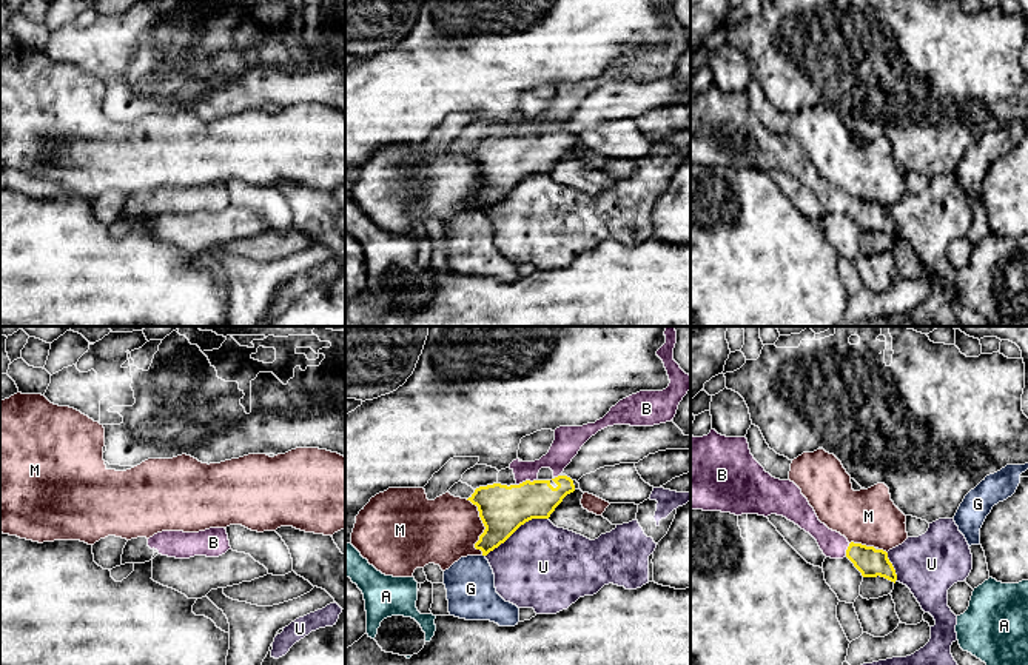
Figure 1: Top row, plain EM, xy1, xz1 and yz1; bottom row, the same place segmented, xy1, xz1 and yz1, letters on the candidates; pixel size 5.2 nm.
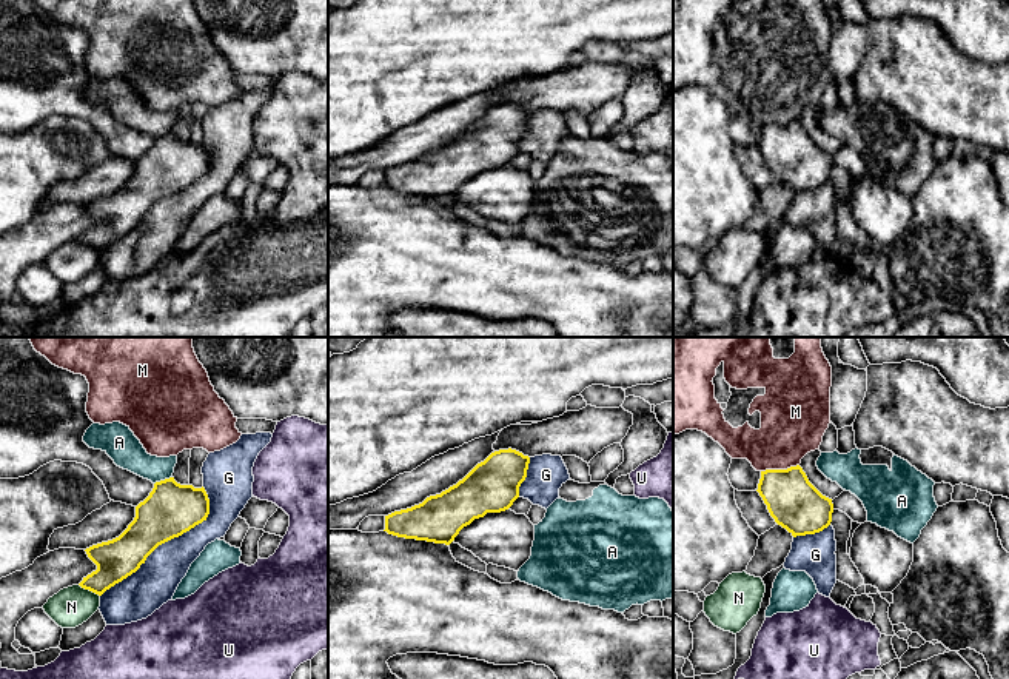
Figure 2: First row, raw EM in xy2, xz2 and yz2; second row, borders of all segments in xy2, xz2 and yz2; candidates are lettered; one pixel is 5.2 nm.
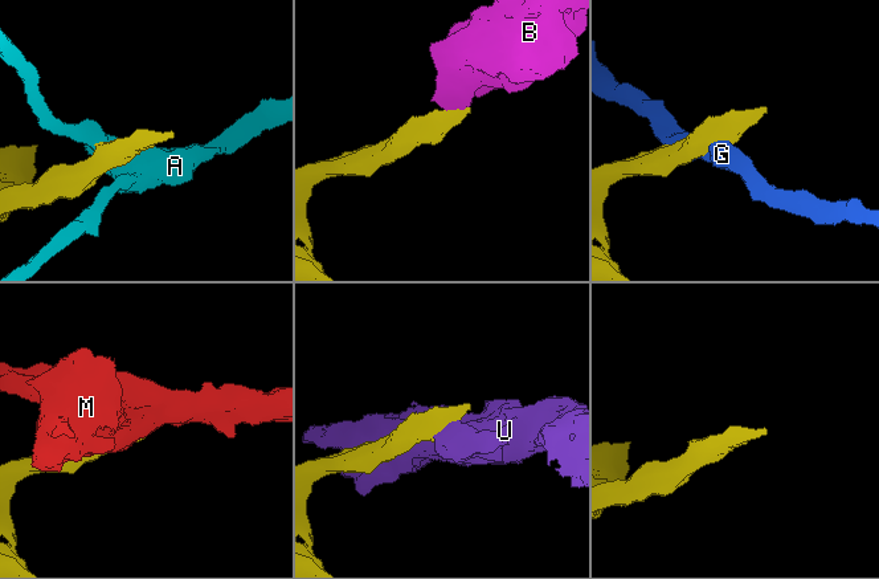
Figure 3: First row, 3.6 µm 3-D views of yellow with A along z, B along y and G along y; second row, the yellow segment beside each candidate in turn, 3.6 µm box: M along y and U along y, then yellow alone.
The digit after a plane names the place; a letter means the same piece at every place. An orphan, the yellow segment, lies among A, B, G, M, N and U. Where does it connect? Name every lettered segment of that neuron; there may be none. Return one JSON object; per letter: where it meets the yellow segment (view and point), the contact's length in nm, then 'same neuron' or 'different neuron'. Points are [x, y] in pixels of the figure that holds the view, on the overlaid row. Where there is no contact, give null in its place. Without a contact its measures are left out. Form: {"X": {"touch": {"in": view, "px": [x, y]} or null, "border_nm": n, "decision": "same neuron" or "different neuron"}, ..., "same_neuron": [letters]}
{"A": {"touch": {"in": "xy2", "px": [162, 481]}, "border_nm": 100, "decision": "different neuron"}, "B": {"touch": {"in": "xz1", "px": [526, 481]}, "border_nm": 110, "decision": "same neuron"}, "G": {"touch": {"in": "xy2", "px": [167, 541]}, "border_nm": 800, "decision": "different neuron"}, "M": {"touch": {"in": "xz1", "px": [484, 525]}, "border_nm": 300, "decision": "different neuron"}, "N": {"touch": {"in": "xy2", "px": [90, 590]}, "border_nm": 130, "decision": "different neuron"}, "U": {"touch": {"in": "xz1", "px": [517, 528]}, "border_nm": 380, "decision": "different neuron"}, "same_neuron": ["B"]}

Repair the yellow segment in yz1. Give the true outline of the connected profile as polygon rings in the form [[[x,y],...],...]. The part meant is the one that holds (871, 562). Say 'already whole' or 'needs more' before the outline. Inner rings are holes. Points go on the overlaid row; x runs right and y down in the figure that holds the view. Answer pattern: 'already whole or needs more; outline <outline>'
needs more; outline [[[711,429],[711,433],[703,437],[690,436],[690,510],[721,511],[735,516],[783,516],[809,533],[826,557],[848,557],[863,577],[880,576],[894,583],[897,580],[895,570],[886,551],[862,543],[849,543],[845,536],[821,523],[808,499],[794,482],[775,479],[764,471],[751,454],[746,437],[726,437],[715,429]]]

